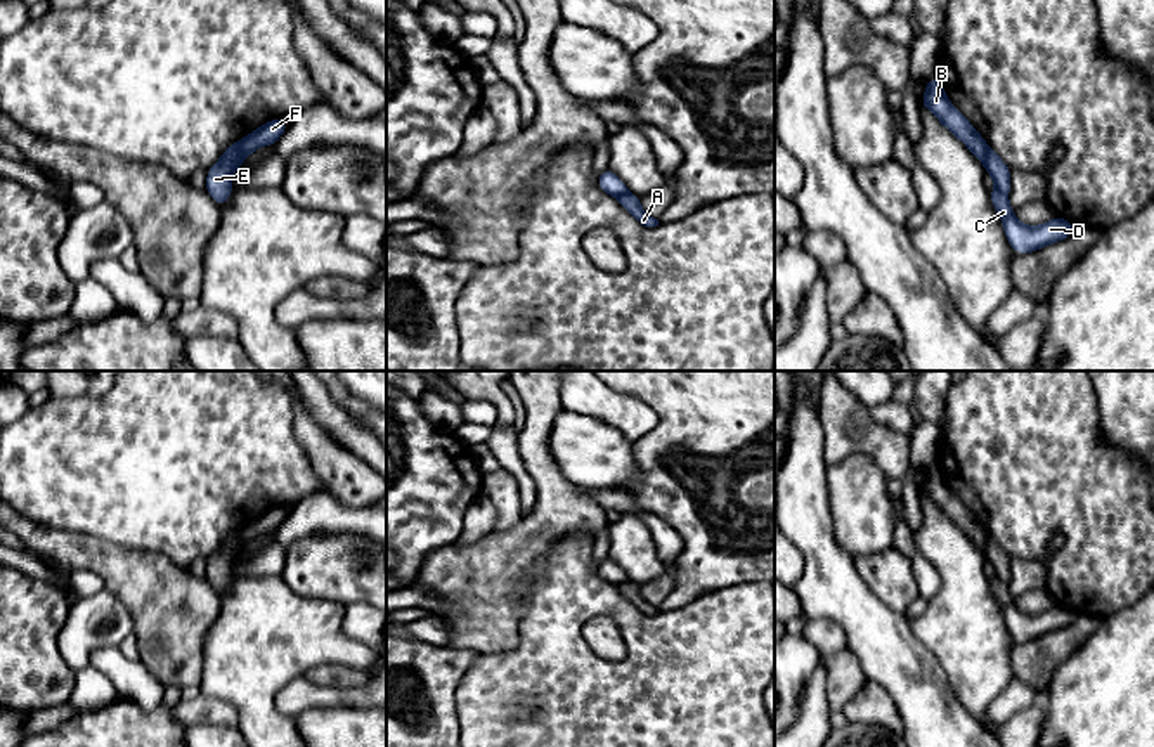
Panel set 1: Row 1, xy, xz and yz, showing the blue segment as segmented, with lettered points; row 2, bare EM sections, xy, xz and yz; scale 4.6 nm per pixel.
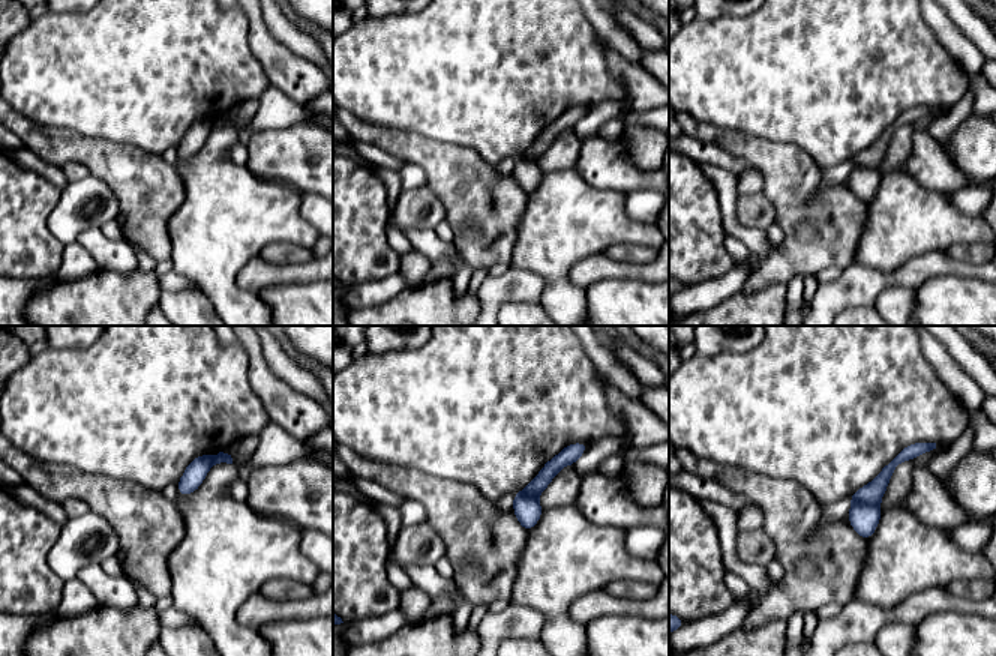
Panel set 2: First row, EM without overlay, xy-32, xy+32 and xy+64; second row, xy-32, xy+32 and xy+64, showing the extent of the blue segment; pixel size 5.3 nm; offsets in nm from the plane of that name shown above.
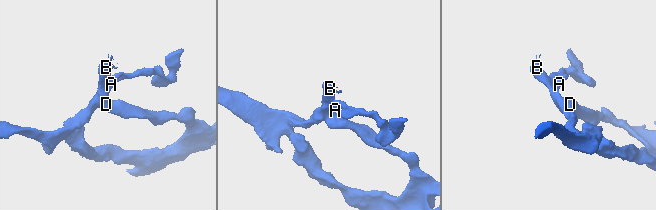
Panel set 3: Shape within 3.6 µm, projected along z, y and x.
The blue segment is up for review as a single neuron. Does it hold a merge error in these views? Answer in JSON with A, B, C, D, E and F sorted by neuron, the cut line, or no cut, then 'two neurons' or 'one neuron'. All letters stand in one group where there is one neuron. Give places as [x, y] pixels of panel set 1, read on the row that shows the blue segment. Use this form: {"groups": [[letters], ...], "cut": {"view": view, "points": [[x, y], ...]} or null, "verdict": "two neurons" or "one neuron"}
{"groups": [["A", "F"], ["B", "C", "D", "E"]], "cut": {"view": "xy", "points": [[241, 141], [241, 151], [233, 172]]}, "verdict": "two neurons"}

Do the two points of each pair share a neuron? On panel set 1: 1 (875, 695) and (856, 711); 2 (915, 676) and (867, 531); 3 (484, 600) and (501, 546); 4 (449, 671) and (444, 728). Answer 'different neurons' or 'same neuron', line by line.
1: same neuron
2: different neurons
3: same neuron
4: same neuron

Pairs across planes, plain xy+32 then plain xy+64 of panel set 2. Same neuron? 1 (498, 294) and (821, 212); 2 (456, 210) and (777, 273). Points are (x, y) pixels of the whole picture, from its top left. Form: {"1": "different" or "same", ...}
{"1": "different", "2": "same"}

